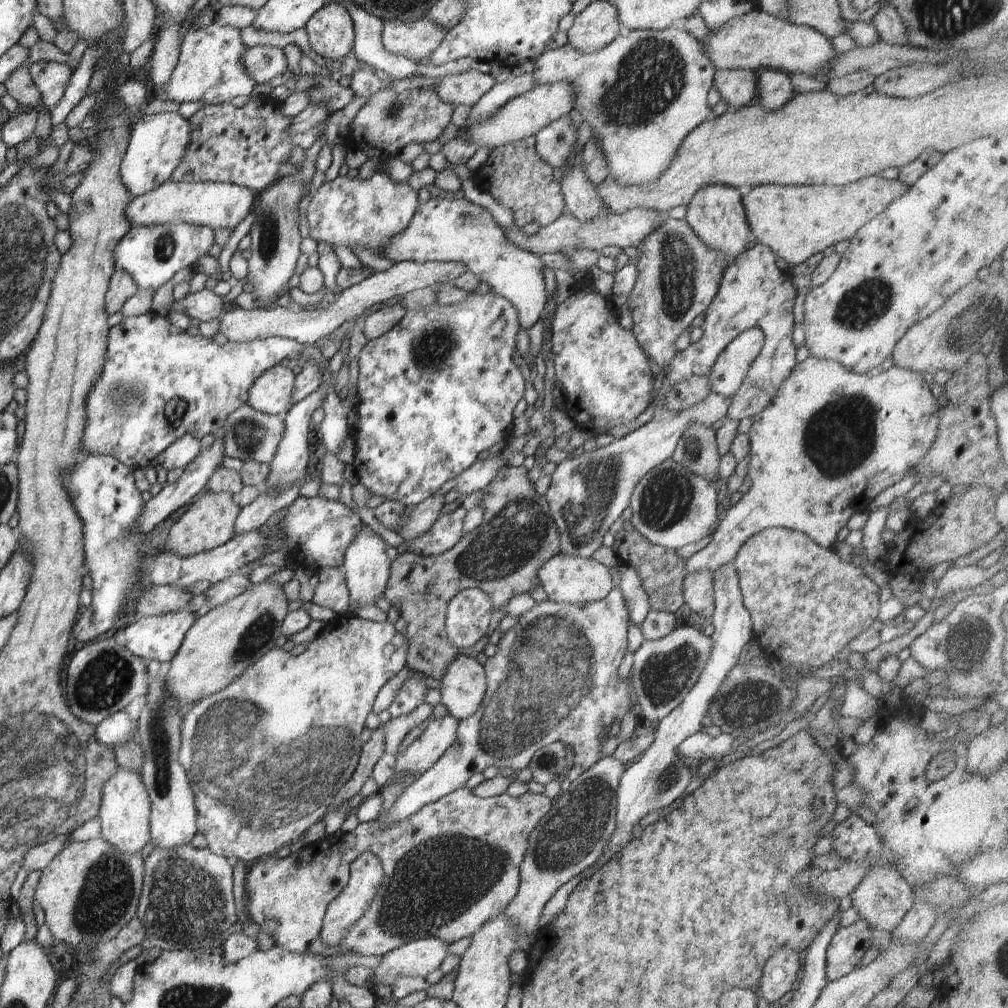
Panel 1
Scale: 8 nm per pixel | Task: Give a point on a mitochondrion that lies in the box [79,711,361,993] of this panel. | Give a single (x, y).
(187, 902)

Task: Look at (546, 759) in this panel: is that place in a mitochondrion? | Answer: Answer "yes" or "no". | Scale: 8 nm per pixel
yes

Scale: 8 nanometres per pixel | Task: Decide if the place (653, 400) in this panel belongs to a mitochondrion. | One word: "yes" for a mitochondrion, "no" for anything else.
no

